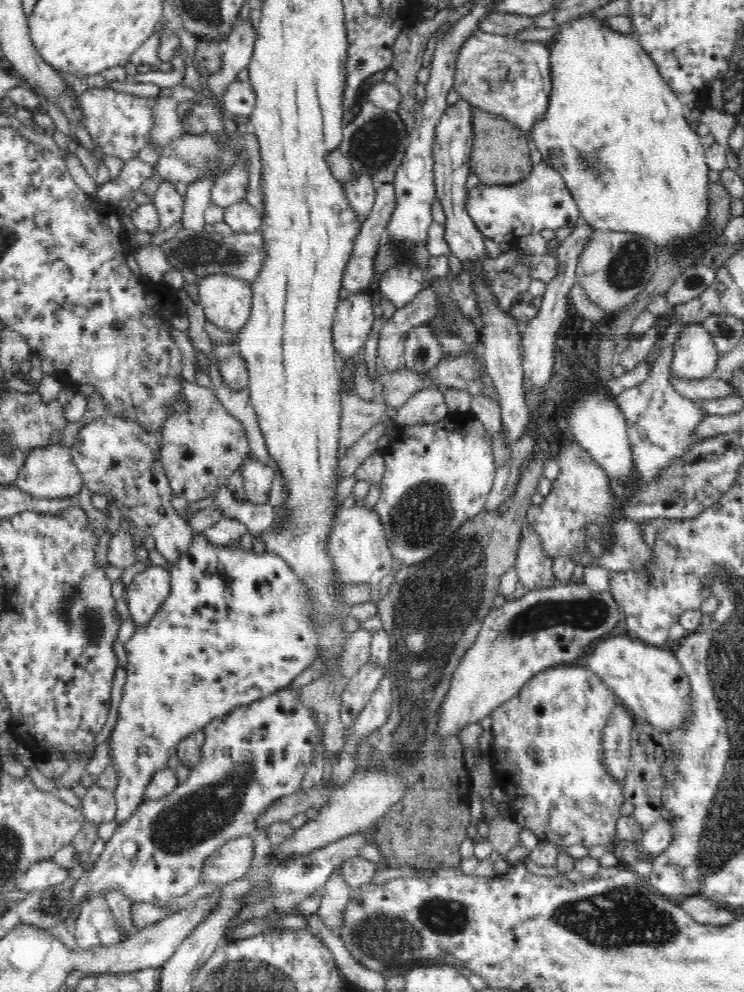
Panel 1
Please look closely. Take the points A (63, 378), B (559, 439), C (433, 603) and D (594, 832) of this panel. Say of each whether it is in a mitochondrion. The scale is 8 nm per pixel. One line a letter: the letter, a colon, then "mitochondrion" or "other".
A: other
B: other
C: mitochondrion
D: other

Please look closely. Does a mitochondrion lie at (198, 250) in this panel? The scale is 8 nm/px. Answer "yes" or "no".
yes

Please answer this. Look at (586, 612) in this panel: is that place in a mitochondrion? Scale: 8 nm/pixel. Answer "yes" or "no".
yes

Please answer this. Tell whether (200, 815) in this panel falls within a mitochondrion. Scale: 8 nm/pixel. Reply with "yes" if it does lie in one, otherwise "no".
yes

